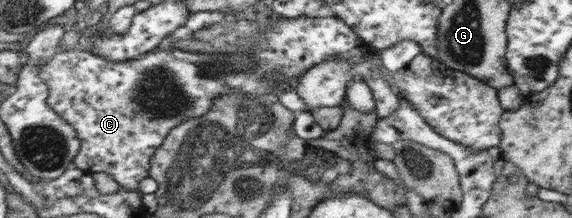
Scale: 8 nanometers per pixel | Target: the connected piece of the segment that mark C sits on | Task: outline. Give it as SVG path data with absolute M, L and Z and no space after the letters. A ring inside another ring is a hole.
M338 16L332 17L280 17L277 21L273 23L271 27L263 27L270 28L264 31L266 39L262 42L261 47L255 50L254 54L251 57L247 55L243 55L238 53L233 56L221 55L208 55L208 53L189 53L182 52L176 49L171 50L162 50L157 51L154 50L152 52L146 53L144 56L134 60L126 60L124 62L111 62L110 60L105 60L88 50L86 50L83 46L75 47L73 50L63 51L62 54L57 54L57 56L49 61L46 65L43 65L39 69L39 76L45 80L47 85L49 86L49 106L52 107L57 114L61 115L63 119L70 122L70 125L74 126L74 129L77 130L78 139L81 142L81 150L74 158L75 166L79 170L82 170L84 173L99 173L105 172L108 175L112 175L114 180L118 183L119 187L124 187L126 190L139 190L140 183L145 181L146 178L149 178L149 170L150 170L150 160L158 146L164 142L166 136L170 132L172 132L173 128L176 125L190 119L190 118L198 118L203 116L206 112L209 112L209 109L212 107L213 100L219 98L219 96L228 96L229 94L246 94L247 96L252 96L253 98L260 96L261 94L270 94L269 91L276 83L279 81L284 81L284 79L288 79L290 77L296 78L300 76L301 72L306 72L312 66L323 62L326 58L330 56L337 56L337 58L343 58L343 60L347 60L347 62L351 62L351 64L359 64L359 62L363 62L363 56L365 56L365 52L367 52L366 48L364 48L364 42L356 35L342 19ZM276 71L279 71L282 76L278 76L278 78L274 78Z

